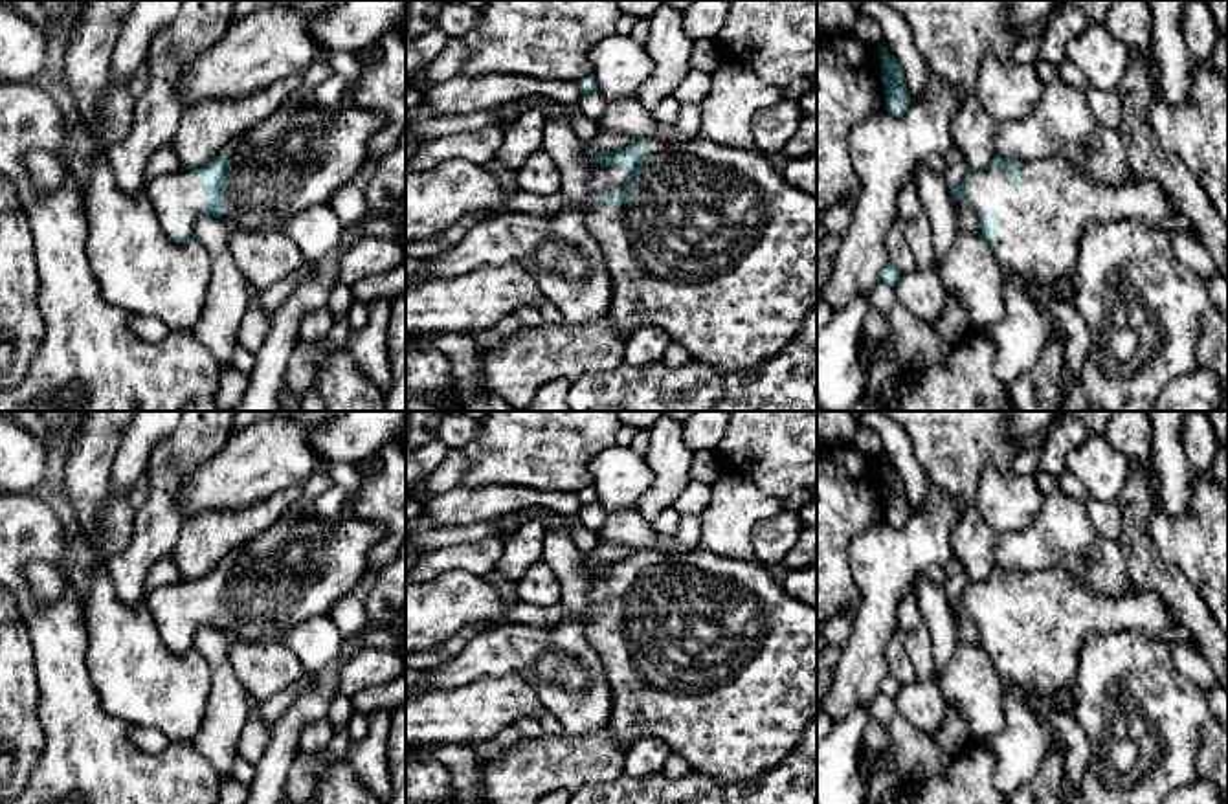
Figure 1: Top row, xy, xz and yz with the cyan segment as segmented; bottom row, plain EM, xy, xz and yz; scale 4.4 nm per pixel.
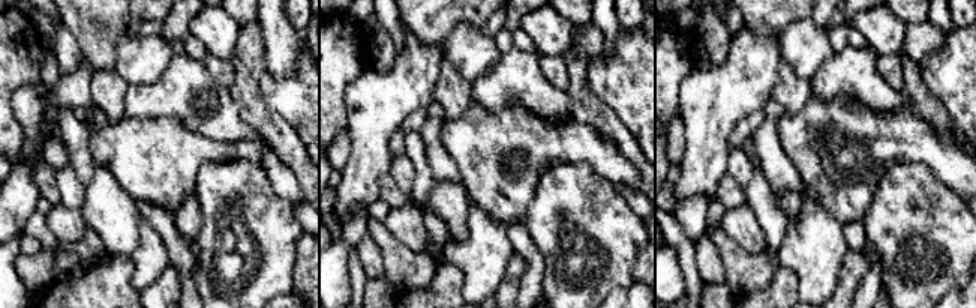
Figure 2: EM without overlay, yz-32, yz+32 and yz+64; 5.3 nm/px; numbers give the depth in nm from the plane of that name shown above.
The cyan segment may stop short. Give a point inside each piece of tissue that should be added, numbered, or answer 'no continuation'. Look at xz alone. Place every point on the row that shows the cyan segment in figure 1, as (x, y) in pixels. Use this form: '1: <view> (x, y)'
1: xz (718, 248)

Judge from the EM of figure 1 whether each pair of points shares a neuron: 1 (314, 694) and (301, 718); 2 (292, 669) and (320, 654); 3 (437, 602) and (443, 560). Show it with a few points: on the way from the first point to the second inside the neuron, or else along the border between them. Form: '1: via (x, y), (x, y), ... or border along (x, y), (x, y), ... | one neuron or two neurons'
1: via (314, 700), (301, 713) | one neuron
2: border along (278, 643), (283, 643), (307, 670) | two neurons
3: border along (481, 575), (446, 571), (424, 582) | two neurons

